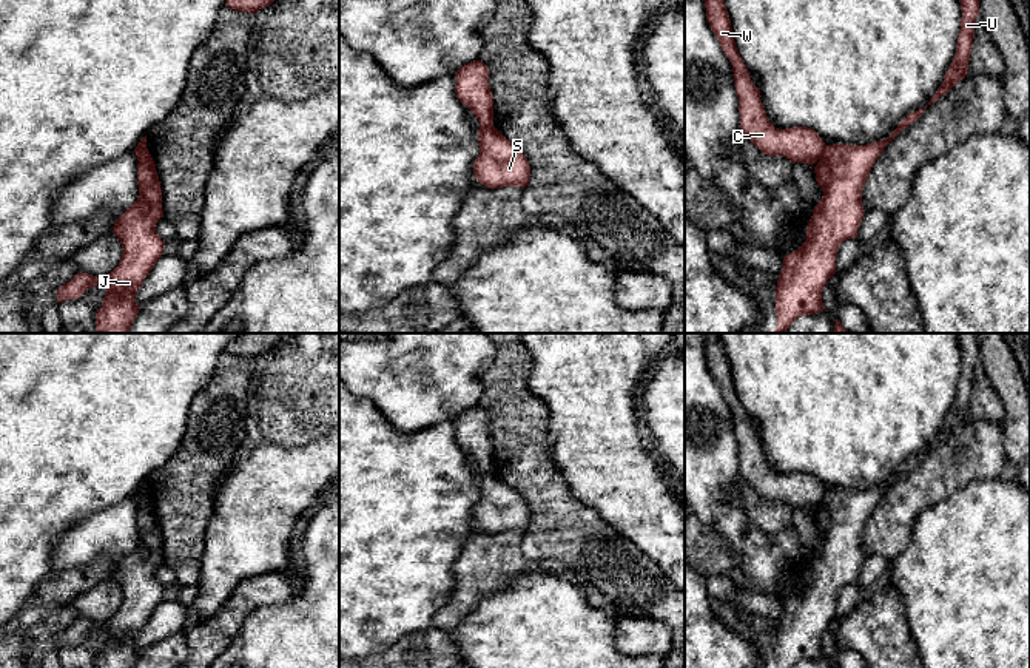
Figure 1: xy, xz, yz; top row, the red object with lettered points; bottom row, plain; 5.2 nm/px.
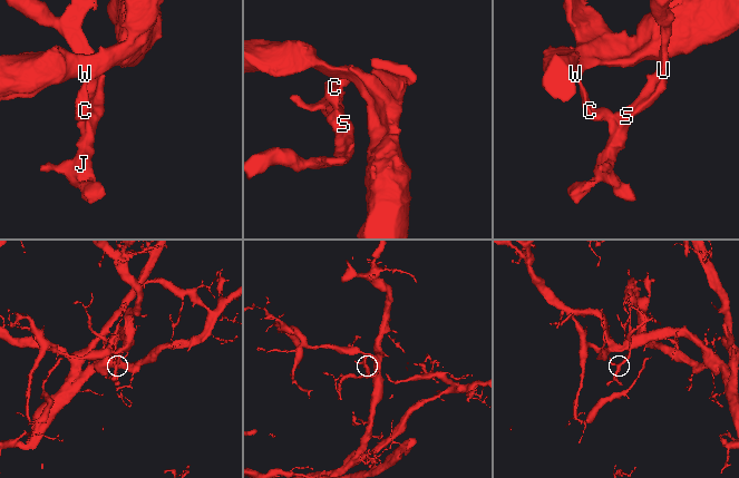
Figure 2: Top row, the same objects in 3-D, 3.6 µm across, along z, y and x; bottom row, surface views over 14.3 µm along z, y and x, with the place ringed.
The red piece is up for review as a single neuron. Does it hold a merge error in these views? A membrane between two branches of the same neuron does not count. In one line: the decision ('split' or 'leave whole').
split

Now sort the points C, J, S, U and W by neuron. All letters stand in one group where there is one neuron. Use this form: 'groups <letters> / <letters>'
groups C W / J S U

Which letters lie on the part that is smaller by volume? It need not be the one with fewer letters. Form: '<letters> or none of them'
J, S, U

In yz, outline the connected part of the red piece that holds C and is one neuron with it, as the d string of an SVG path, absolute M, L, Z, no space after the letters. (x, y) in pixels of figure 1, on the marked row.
M705 0L705 8L709 28L732 65L742 133L766 156L785 156L793 164L817 162L823 154L825 142L814 130L805 127L779 130L766 117L760 91L735 48L725 2Z

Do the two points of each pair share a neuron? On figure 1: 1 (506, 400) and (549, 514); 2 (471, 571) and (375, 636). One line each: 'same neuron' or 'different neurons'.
1: same neuron
2: different neurons

